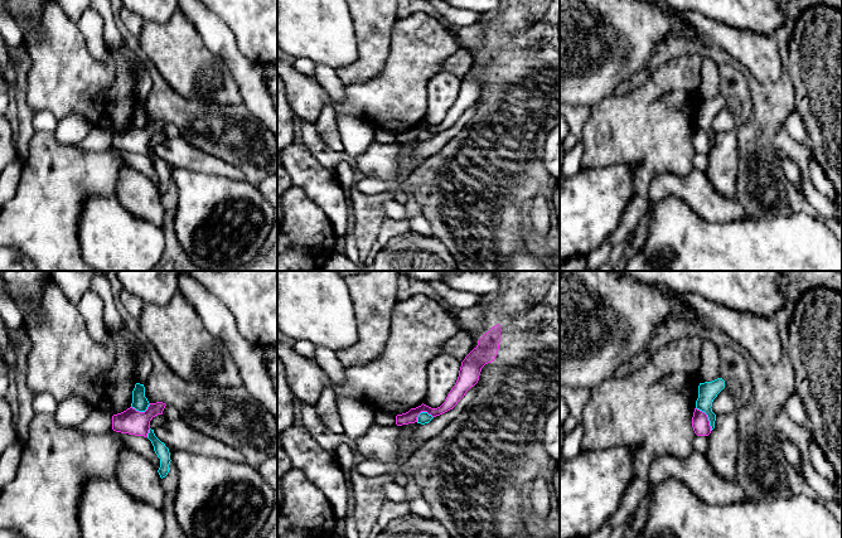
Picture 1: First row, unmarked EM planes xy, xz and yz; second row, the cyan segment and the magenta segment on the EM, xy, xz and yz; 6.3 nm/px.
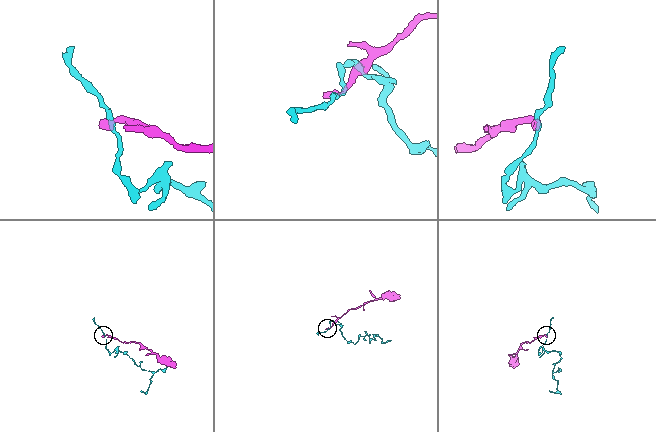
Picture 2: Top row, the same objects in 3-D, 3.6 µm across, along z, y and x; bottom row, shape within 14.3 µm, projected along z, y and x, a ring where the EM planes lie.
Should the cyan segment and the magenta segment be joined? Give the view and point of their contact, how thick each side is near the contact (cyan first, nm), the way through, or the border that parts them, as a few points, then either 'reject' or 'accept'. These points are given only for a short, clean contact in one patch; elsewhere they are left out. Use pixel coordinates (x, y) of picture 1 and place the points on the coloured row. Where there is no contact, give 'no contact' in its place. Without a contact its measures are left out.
yz (707, 416) | 120/110 nm | along yz (696, 407), (706, 415), (711, 430) | reject

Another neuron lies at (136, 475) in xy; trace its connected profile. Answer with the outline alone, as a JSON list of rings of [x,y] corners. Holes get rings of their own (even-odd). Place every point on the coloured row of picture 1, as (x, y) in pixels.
[[[124,449],[117,457],[116,480],[132,498],[161,510],[164,489],[156,467],[142,455]]]

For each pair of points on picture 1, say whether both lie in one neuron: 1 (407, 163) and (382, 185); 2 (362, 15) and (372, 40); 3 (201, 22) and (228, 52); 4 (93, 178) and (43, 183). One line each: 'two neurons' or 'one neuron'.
1: one neuron
2: one neuron
3: one neuron
4: one neuron

